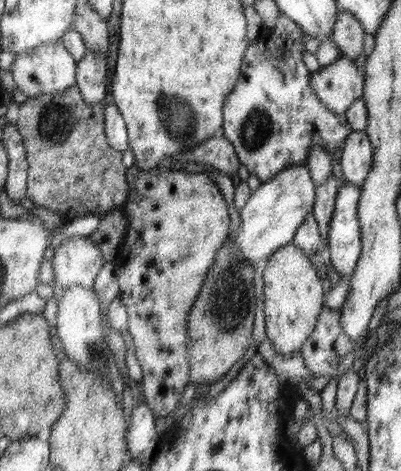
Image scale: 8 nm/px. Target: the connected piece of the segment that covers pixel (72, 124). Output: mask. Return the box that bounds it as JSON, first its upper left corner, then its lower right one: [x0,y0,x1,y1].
[16,85,132,220]

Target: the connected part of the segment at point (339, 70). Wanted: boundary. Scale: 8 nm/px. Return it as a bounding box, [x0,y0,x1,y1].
[312,55,366,114]

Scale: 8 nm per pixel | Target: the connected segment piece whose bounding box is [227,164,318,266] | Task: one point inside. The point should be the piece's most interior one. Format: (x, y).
(270, 220)

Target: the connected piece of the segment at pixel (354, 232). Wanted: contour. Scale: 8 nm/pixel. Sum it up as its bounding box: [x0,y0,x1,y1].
[328,183,364,276]

